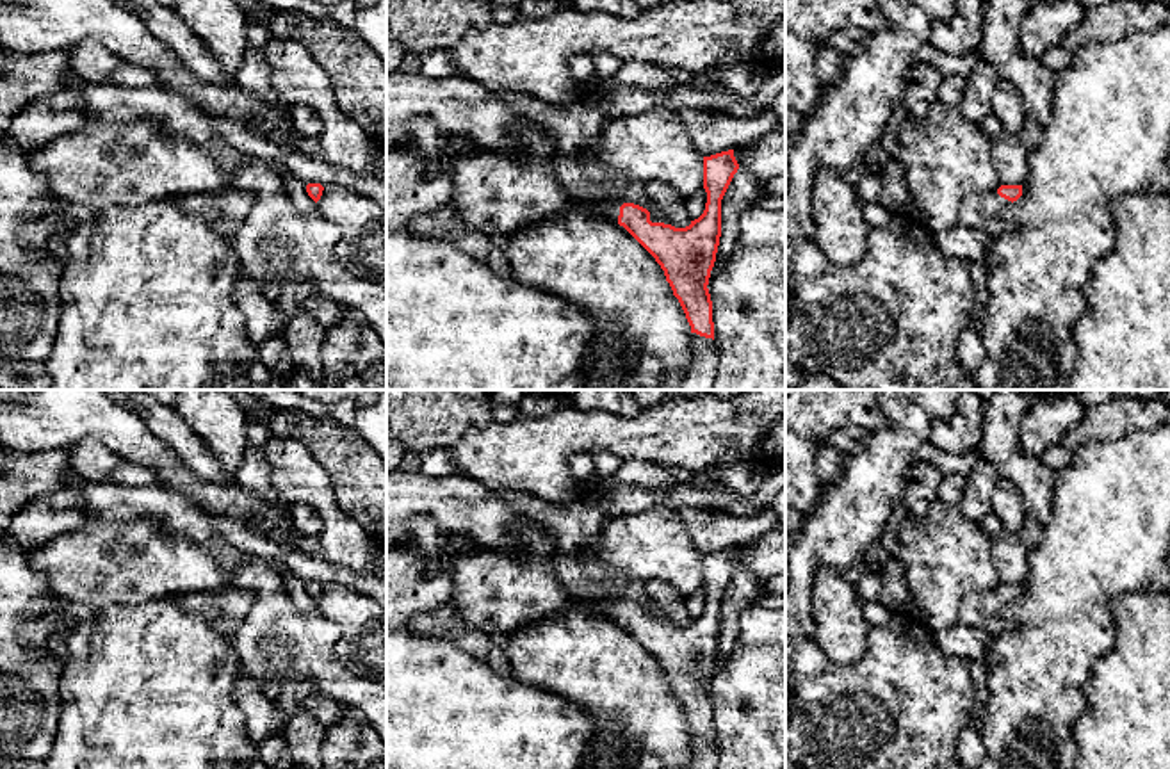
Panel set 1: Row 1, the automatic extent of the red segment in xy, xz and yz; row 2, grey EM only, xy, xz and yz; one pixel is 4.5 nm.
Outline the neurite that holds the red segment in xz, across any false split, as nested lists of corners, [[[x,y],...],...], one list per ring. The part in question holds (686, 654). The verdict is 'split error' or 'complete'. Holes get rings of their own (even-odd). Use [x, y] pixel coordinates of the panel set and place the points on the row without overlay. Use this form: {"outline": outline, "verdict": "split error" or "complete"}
{"outline": [[[734,548],[703,555],[707,602],[703,612],[686,627],[675,627],[659,616],[643,582],[627,580],[616,587],[618,575],[597,564],[586,570],[591,580],[611,587],[611,603],[604,616],[623,625],[664,669],[693,732],[686,769],[718,769],[707,684],[721,635],[721,598],[737,568]]], "verdict": "split error"}

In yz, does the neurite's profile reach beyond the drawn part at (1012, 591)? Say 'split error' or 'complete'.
split error

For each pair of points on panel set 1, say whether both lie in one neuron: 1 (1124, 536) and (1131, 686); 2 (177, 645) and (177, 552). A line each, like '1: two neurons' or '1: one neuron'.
1: two neurons
2: two neurons

